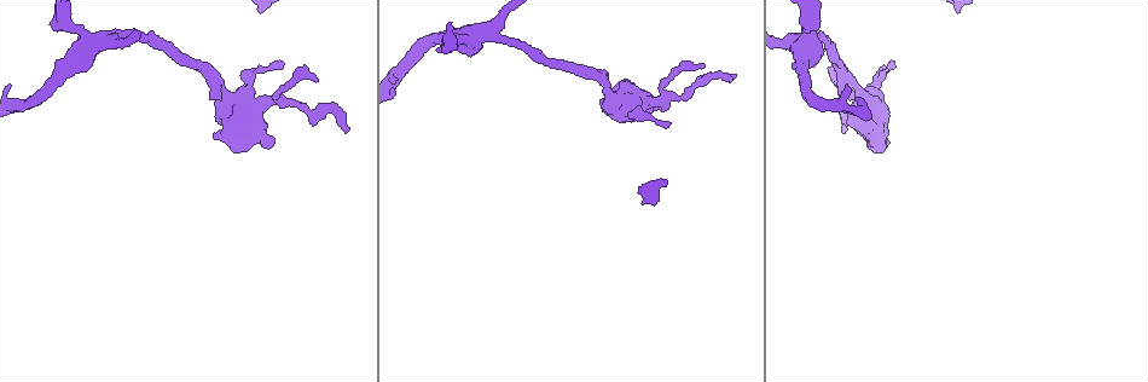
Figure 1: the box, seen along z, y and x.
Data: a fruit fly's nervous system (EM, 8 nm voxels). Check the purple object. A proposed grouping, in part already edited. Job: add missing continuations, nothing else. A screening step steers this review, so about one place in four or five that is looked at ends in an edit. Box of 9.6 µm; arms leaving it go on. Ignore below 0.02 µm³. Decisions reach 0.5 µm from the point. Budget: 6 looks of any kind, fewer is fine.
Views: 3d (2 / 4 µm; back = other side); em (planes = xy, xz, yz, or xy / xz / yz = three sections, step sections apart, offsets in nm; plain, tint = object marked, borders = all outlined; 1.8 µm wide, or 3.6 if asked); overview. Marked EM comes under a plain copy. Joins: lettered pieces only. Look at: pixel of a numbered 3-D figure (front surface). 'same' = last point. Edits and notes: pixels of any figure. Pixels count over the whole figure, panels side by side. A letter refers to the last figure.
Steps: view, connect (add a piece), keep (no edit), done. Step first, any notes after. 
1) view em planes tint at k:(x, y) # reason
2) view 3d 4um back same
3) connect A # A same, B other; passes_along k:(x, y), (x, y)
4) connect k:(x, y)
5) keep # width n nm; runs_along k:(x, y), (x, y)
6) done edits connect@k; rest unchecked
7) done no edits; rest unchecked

view 3d 2um back at 1:(841, 132) # branch stops here

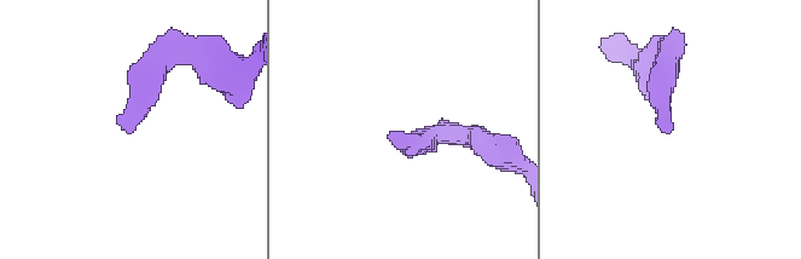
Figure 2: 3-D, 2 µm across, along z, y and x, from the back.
view em yz step 16 borders at 2:(130, 127)

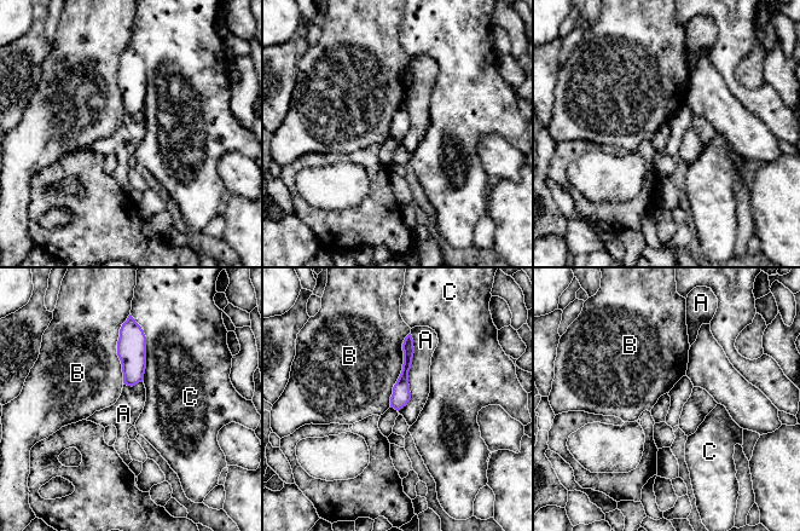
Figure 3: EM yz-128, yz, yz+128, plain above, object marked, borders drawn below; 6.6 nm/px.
keep # width 120 nm; A other, B other, C other; runs_along 3:(409, 339), (407, 363), (396, 405); no lettered piece goes on from it

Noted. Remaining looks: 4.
view 3d 4um at 1:(271, 146) # branch stops here

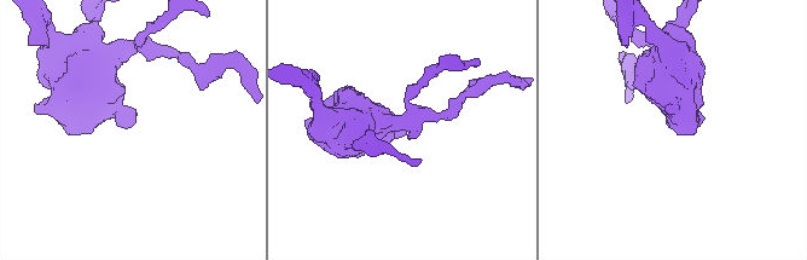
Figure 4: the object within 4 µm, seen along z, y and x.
view em planes borders at 4:(667, 125) # shape alone is not enough

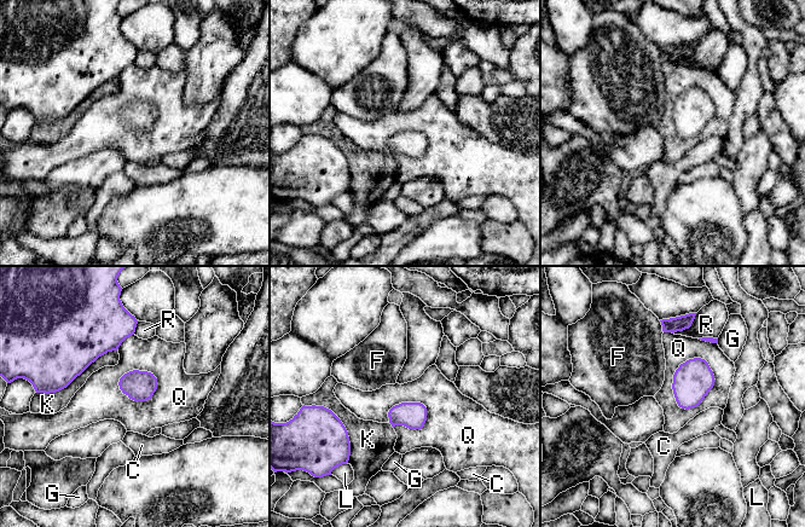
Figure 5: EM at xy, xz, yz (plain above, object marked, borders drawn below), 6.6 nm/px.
keep # C other, F other, G other, K other, L other, Q other, R other; border 5:(700, 357), (714, 384), (685, 410); no lettered piece goes on from it

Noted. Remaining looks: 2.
done no edits; rest unchecked

